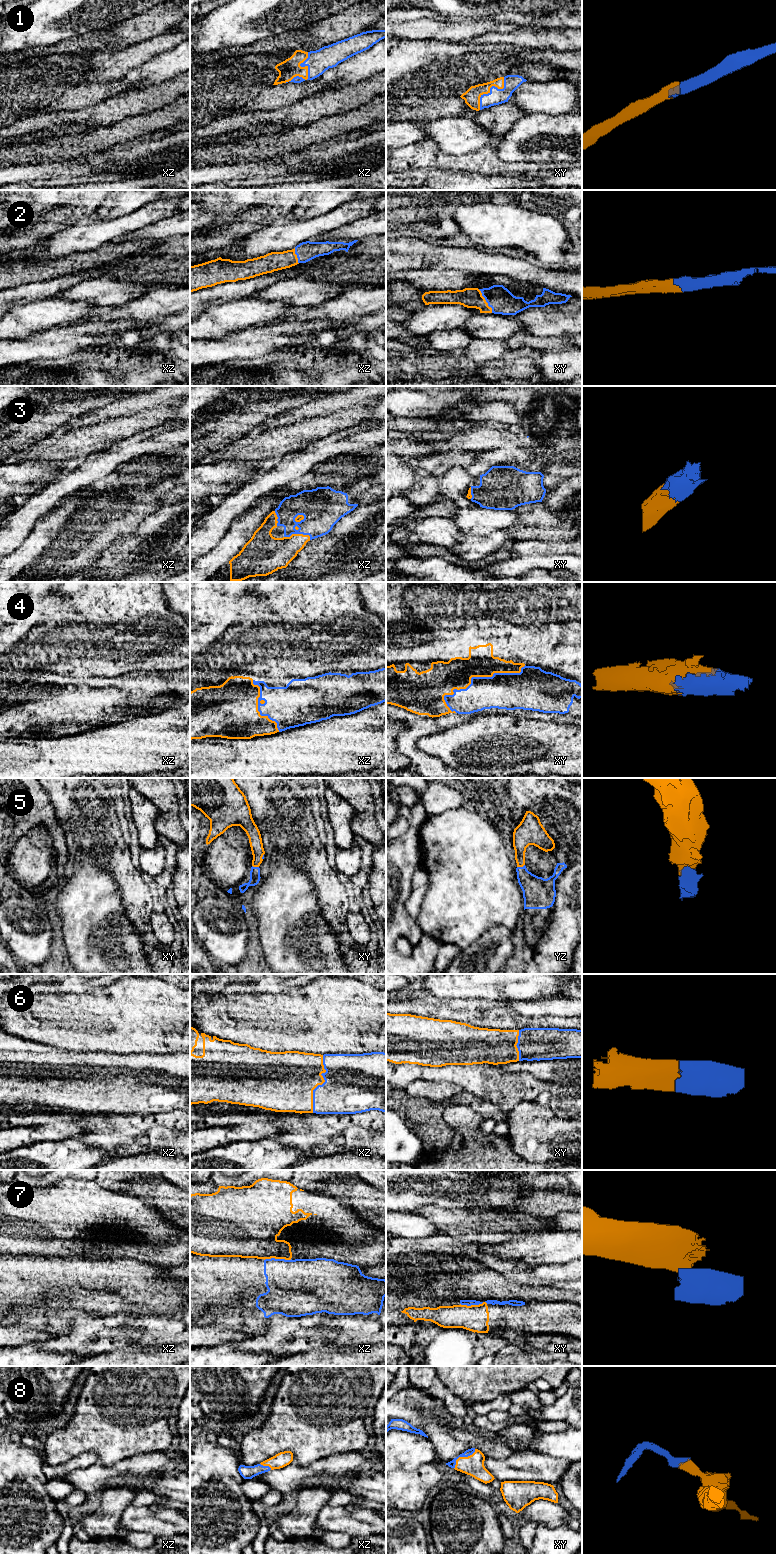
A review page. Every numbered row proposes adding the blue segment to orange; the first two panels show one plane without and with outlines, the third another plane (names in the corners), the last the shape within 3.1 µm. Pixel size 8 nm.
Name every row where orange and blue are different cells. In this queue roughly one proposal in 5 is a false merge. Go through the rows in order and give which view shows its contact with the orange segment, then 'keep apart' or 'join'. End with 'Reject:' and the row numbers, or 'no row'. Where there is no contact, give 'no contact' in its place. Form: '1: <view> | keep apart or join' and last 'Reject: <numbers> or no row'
1: xz | join
2: xy | join
3: xz | join
4: xy | join
5: yz | join
6: xz | join
7: xz | keep apart
8: xy | join
Reject: 7

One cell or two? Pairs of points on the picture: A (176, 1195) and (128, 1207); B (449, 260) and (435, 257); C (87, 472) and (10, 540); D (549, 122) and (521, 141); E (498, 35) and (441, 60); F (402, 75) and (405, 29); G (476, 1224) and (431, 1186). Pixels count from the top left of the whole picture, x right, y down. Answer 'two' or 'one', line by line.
A: two
B: one
C: one
D: one
E: two
F: two
G: two

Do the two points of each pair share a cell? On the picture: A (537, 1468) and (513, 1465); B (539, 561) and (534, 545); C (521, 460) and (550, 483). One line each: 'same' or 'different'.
A: same
B: different
C: different

